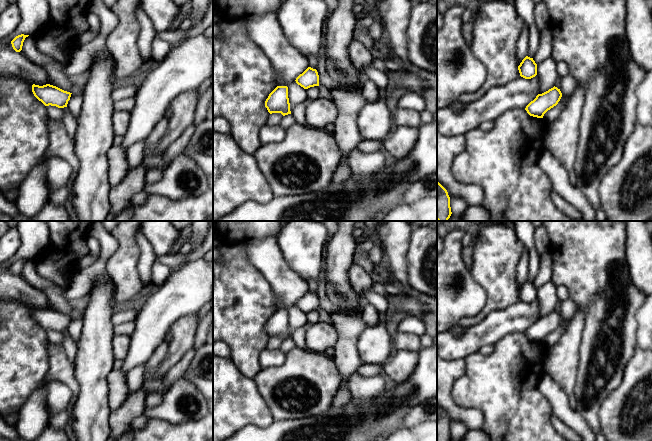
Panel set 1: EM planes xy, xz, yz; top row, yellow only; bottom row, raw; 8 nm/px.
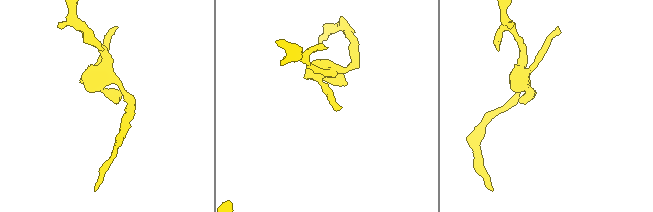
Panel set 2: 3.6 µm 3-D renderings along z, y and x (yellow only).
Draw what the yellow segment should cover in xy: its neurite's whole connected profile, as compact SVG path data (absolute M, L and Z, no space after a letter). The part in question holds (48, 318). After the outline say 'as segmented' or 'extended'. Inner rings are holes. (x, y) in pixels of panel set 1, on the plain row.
M33 308L32 316L45 330L51 329L58 332L67 331L72 318L50 308L43 310Z; as segmented

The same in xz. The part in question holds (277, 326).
M277 310L266 323L265 331L270 338L281 337L283 340L291 338L288 311Z; as segmented

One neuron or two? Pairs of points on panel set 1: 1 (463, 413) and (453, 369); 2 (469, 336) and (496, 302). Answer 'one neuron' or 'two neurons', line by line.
1: one neuron
2: two neurons

